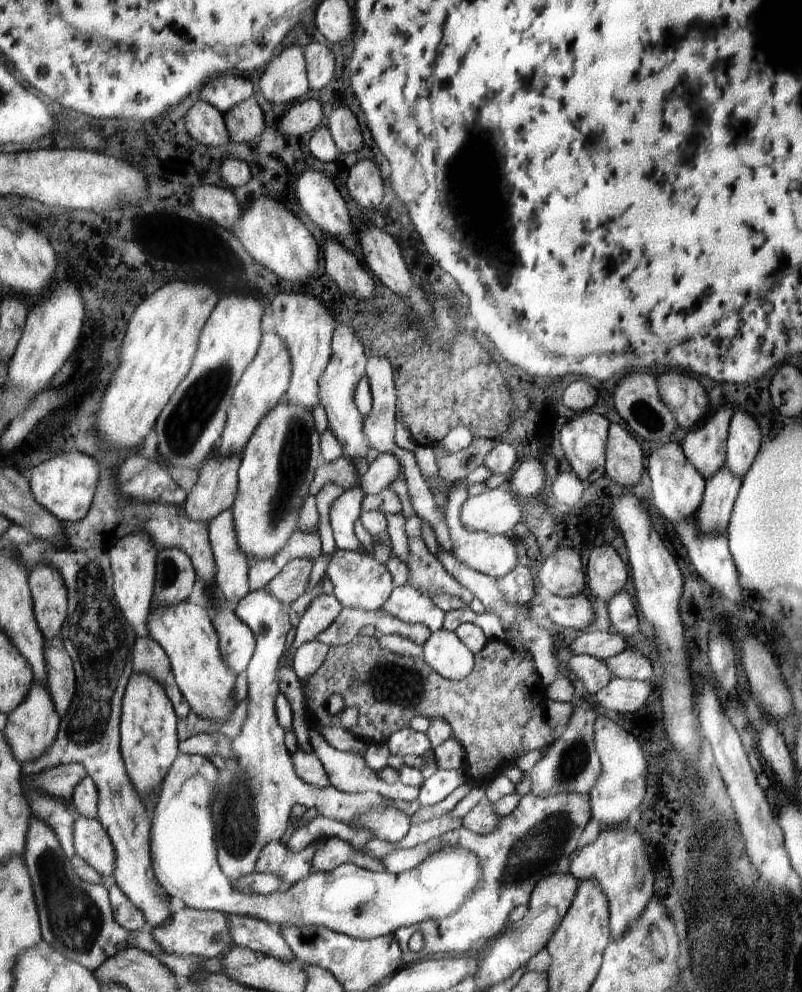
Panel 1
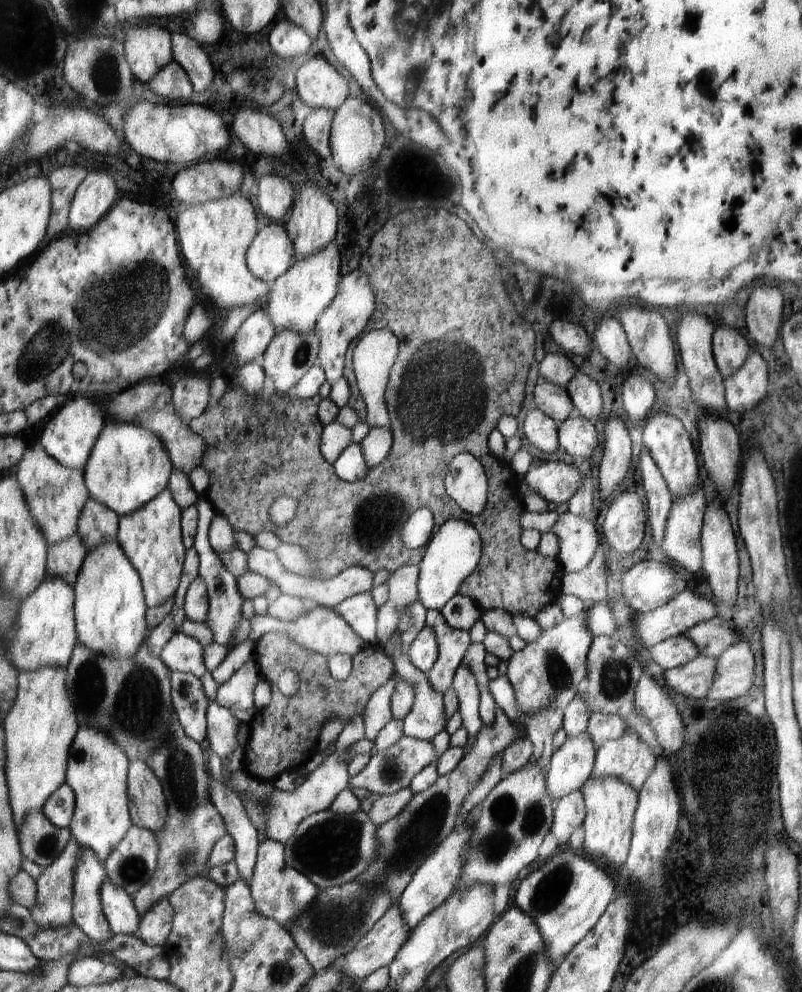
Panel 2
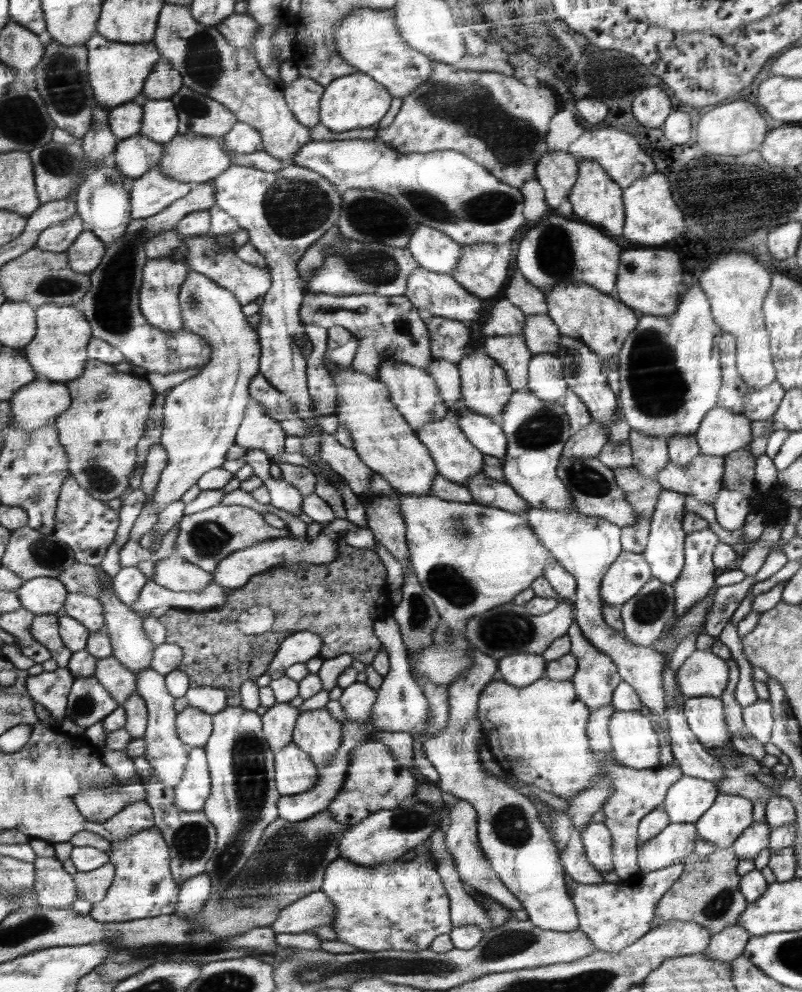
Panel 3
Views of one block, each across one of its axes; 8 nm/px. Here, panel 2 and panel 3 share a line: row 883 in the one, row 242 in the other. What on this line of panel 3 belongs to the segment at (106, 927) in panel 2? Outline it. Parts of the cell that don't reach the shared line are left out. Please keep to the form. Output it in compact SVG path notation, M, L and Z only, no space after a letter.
M85 231L67 251L70 266L78 272L91 274L102 264L108 248L94 231Z

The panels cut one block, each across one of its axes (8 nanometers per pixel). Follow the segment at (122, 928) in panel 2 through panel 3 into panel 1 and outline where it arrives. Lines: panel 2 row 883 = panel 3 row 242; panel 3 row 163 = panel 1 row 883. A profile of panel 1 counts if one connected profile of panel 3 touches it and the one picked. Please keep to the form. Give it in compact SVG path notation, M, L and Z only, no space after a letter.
M82 816L73 821L72 835L77 855L85 858L90 866L94 866L104 876L107 885L115 883L118 854L104 823L99 818Z

